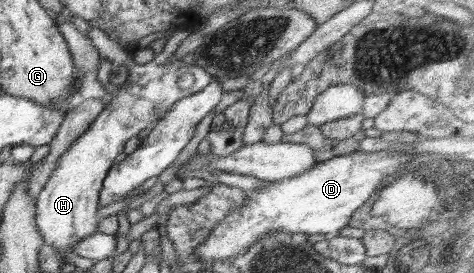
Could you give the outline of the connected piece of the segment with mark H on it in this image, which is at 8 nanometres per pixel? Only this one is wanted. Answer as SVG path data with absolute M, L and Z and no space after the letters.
M178 27L167 40L164 50L146 64L138 64L131 54L116 40L106 36L100 28L88 32L99 56L112 64L128 65L128 78L114 94L110 105L93 121L93 124L58 158L56 169L35 200L36 227L44 242L60 251L73 252L78 241L98 231L99 193L109 169L115 165L116 157L123 152L125 143L159 120L178 100L206 88L214 77L198 65L189 65L173 57L181 42L192 34L189 27Z

